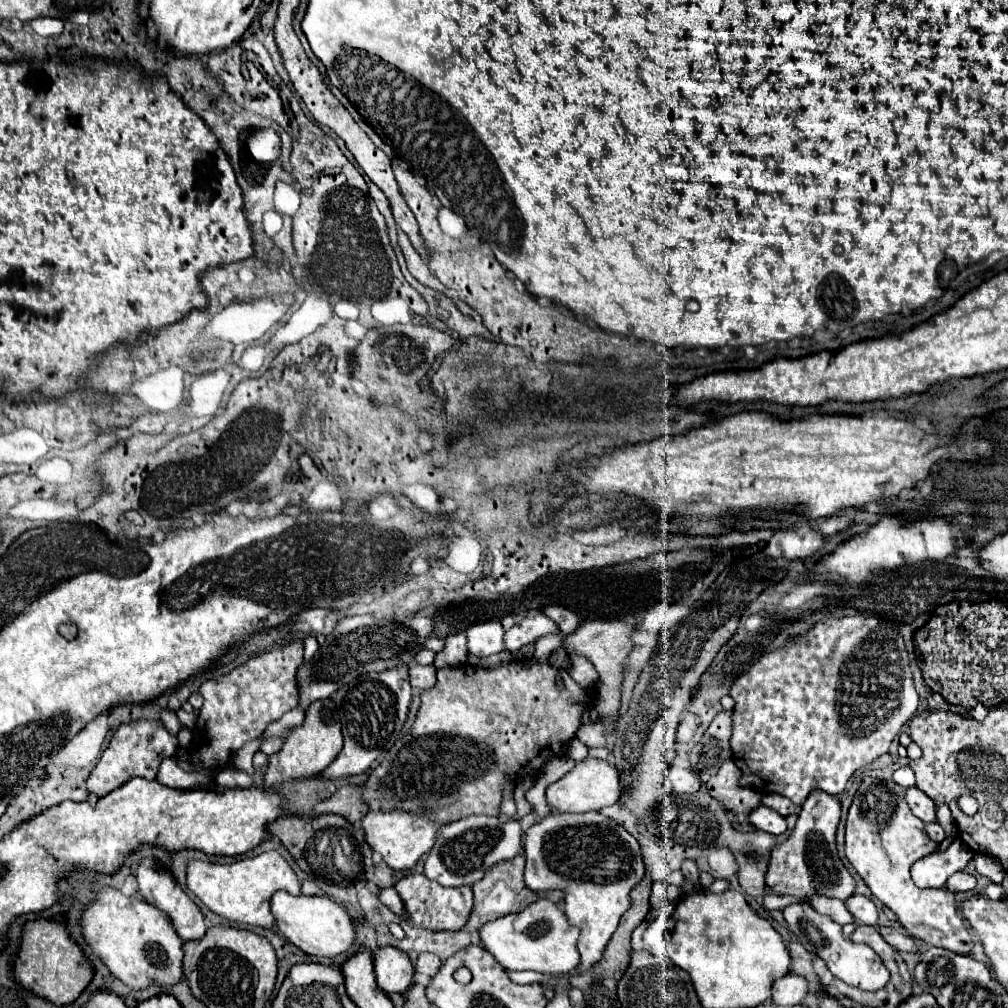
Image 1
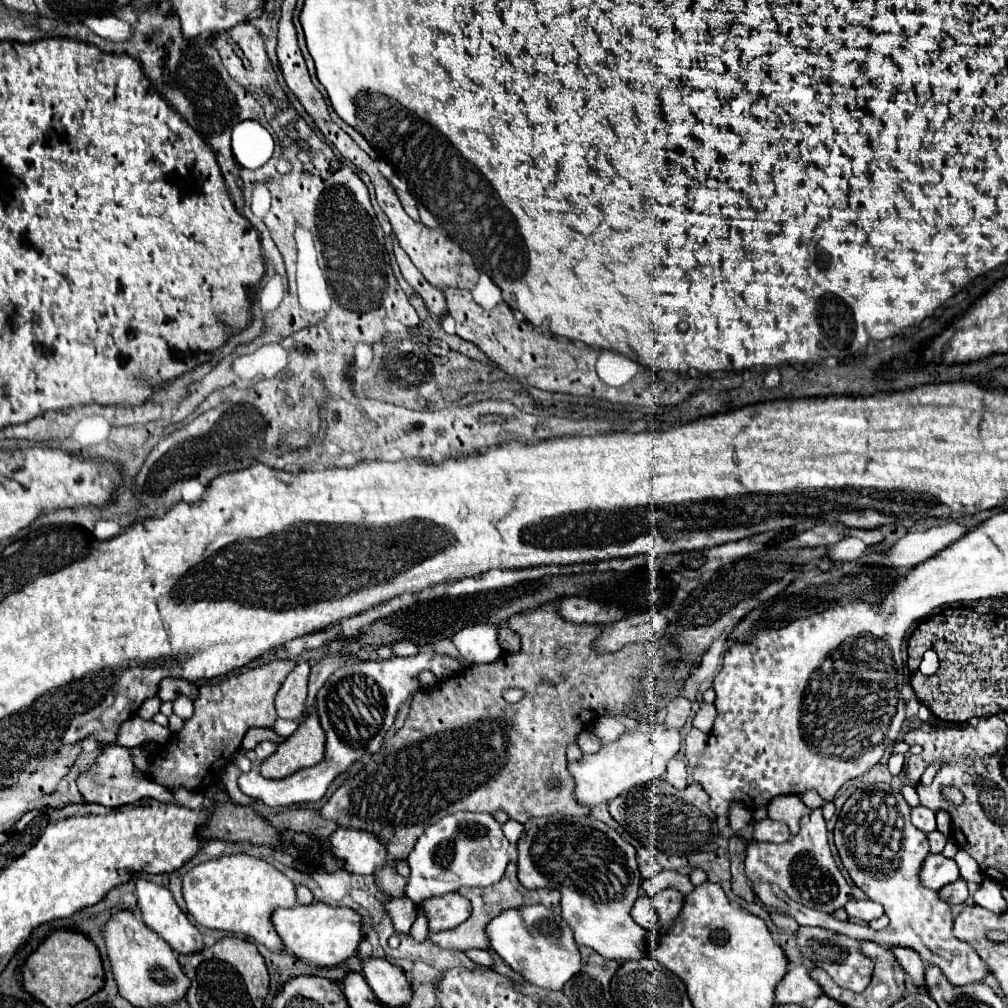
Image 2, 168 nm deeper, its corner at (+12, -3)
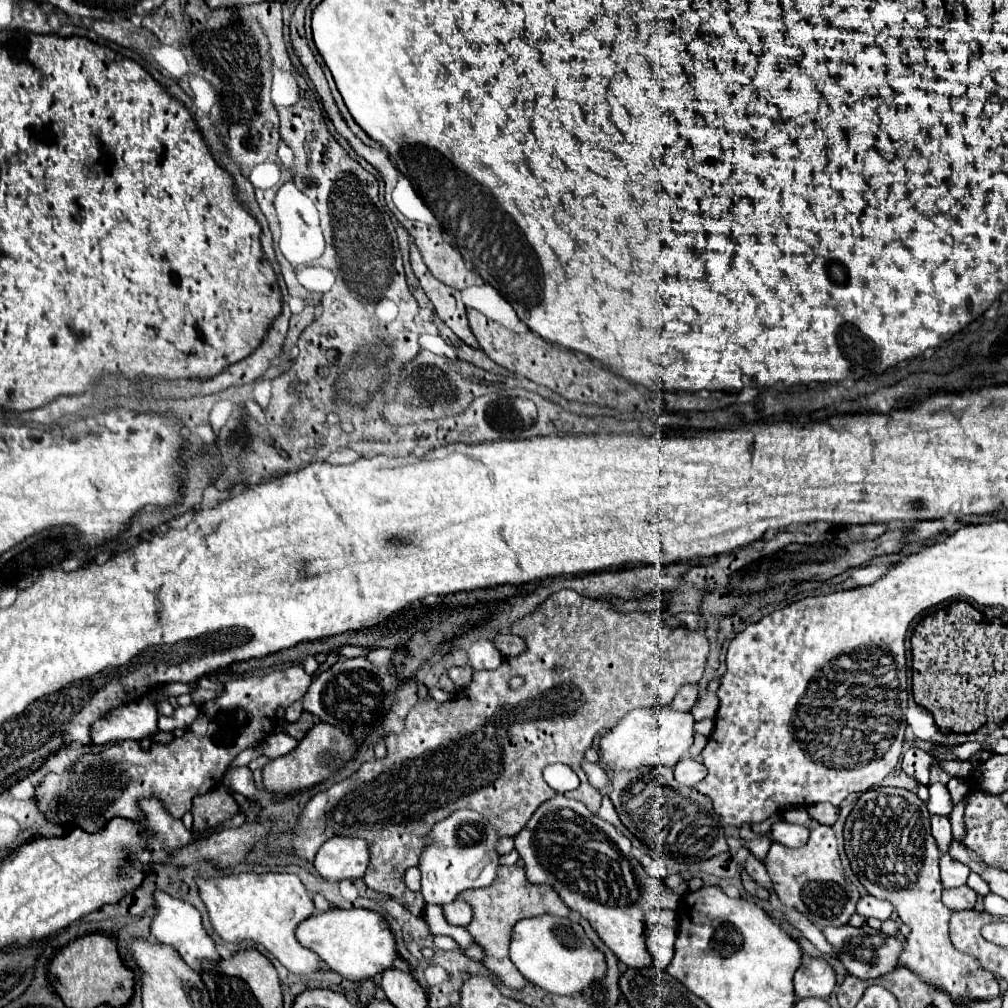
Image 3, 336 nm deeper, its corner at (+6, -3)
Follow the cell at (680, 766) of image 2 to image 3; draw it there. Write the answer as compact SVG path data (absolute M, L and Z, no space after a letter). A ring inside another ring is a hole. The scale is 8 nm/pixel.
M682 759L674 767L674 775L676 775L678 783L694 787L698 781L702 781L706 777L706 767L704 767L704 763L700 763L696 759Z

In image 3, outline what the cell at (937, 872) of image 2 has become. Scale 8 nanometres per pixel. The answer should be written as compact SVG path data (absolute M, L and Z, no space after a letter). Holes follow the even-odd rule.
M946 853L940 857L940 873L942 873L942 885L946 889L950 889L950 887L960 887L966 883L966 879L970 875L970 867L960 861L954 861Z

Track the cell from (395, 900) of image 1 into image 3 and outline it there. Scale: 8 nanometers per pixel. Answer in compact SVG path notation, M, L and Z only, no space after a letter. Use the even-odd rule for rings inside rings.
M512 865L512 867L498 867L498 875L492 885L480 887L480 889L470 889L462 891L458 895L460 901L466 901L472 907L472 921L468 925L470 935L474 941L484 949L484 967L488 967L504 985L512 989L522 989L526 979L520 975L520 971L514 967L514 963L508 957L508 945L510 945L510 933L512 927L526 917L536 917L536 915L558 915L566 917L570 909L560 901L558 893L554 893L552 887L548 885L532 885L526 879L524 867Z

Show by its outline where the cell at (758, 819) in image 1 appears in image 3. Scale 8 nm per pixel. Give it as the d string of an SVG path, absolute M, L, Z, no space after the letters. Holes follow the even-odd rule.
M778 821L772 825L772 837L774 837L774 841L778 841L786 847L802 847L802 845L806 845L806 841L810 837L810 829L804 825Z

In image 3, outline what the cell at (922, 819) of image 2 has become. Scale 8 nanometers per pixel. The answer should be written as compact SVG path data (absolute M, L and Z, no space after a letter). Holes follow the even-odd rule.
M932 815L932 835L938 843L938 849L942 853L948 853L950 843L952 843L952 831L950 831L950 821L948 817L942 815Z

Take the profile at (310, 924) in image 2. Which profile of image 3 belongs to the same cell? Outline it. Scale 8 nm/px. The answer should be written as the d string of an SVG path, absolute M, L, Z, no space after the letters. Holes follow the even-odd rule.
M330 909L326 913L316 913L314 919L302 921L298 925L298 941L304 943L304 947L310 947L314 953L318 953L322 957L322 961L336 973L340 973L342 977L350 979L350 981L366 981L366 979L374 979L376 975L384 973L386 969L394 967L394 959L398 957L398 949L396 949L396 939L390 931L388 921L368 909Z

